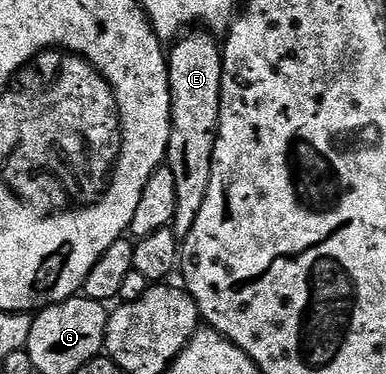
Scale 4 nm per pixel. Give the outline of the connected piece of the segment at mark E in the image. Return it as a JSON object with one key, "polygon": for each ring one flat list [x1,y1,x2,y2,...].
{"polygon":[[193,28,182,33,167,50,170,136,165,162,175,184,175,214,171,229,178,236,185,235,191,224,195,224,195,216,207,196,213,167,213,145,217,139,217,120,221,107,223,50,218,39,216,42,212,37,216,38,204,29]]}

